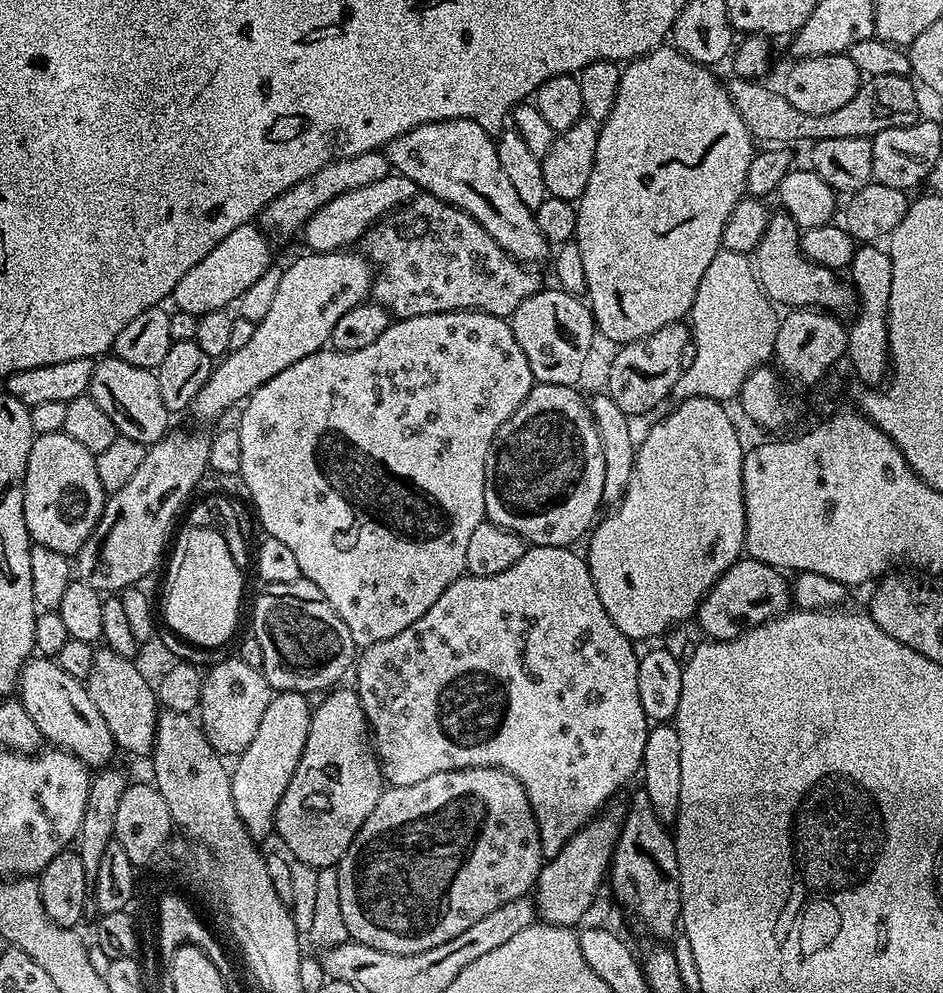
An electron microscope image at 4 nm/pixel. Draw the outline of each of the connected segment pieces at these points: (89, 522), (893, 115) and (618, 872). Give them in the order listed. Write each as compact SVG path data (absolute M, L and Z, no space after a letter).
M64 431L36 436L24 479L24 517L35 543L71 557L84 545L104 509L106 493L98 482L96 457Z
M898 74L869 76L861 83L860 88L854 94L854 98L850 98L850 102L846 102L846 106L821 116L818 114L806 114L802 110L798 110L798 106L793 106L784 97L783 91L776 90L776 92L771 92L762 83L764 82L761 82L759 79L732 78L732 81L727 81L726 84L728 97L732 99L732 105L738 110L742 122L746 122L749 132L752 133L757 141L768 140L764 142L775 142L780 146L791 145L791 140L815 142L817 140L825 140L826 138L854 138L855 136L871 138L887 128L900 128L903 124L913 123L914 117L917 115L917 113L915 114L917 85L908 76L899 76Z
M639 798L624 812L619 827L619 836L612 851L610 865L610 882L612 878L612 892L616 900L649 932L656 936L657 941L668 942L672 935L677 935L678 925L681 923L680 914L680 874L676 867L676 841L669 825L660 821L658 814L650 806L646 798Z

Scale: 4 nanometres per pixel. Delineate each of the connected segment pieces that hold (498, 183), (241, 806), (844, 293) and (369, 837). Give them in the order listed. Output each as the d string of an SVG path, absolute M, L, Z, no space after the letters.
M439 120L423 124L394 138L382 151L393 173L410 178L417 189L470 214L506 254L521 264L536 266L550 252L548 239L538 230L535 211L522 203L502 171L493 133L482 130L476 120Z
M276 692L270 706L266 706L266 714L262 714L254 742L240 753L236 768L234 764L231 769L234 810L238 810L238 818L242 818L246 830L257 842L263 841L263 836L273 835L278 802L286 794L286 786L290 786L290 778L294 778L294 770L302 758L313 713L308 700L302 692Z
M783 210L773 211L768 217L762 238L754 253L754 267L760 286L768 299L777 305L793 308L819 308L833 314L843 313L843 308L853 307L854 289L851 283L839 280L831 268L807 260L800 249L802 232L791 216Z
M459 768L449 772L439 772L422 782L414 782L414 786L388 786L378 798L378 806L362 822L358 834L350 842L346 854L338 865L338 894L342 902L343 931L348 932L357 944L365 944L374 950L386 950L390 954L418 954L422 950L430 950L434 946L442 946L442 942L450 942L450 938L458 938L462 930L474 926L478 918L486 918L498 906L510 902L514 898L533 891L542 865L540 851L540 835L536 819L532 813L530 802L526 798L526 790L514 774L501 768Z

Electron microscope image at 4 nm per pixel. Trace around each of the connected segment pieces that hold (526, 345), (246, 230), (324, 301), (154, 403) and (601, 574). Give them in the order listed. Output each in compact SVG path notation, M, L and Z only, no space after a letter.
M551 287L535 292L512 312L512 333L518 338L518 346L522 346L522 354L526 354L526 362L530 362L533 381L576 386L579 385L582 362L598 329L592 319L592 309L579 295Z
M255 223L238 226L238 230L222 238L222 242L218 242L218 246L214 246L214 250L210 250L210 254L206 254L206 258L198 262L198 266L190 266L190 270L182 274L182 282L178 282L178 286L174 286L172 291L171 303L176 303L175 307L179 311L189 312L197 318L205 316L208 312L227 309L231 300L232 303L239 301L241 294L250 290L250 286L254 286L254 282L258 282L258 278L262 278L262 274L266 274L266 270L273 267L272 248L268 245L267 239L269 240L269 237Z
M356 250L339 252L309 251L282 271L282 282L274 293L274 303L266 318L256 325L250 342L242 350L231 350L213 367L210 378L194 398L190 415L202 423L216 420L227 408L239 405L274 374L294 366L302 358L321 351L331 341L334 325L346 310L369 299L374 279L374 265Z
M115 354L105 355L96 364L90 394L94 402L98 402L103 412L114 421L119 435L134 438L134 442L142 442L146 446L151 446L169 431L170 414L166 406L162 406L158 378L151 368L130 366L130 362L122 362Z
M692 397L689 400L677 403L648 433L644 436L644 441L639 441L634 458L634 470L630 474L630 482L626 486L624 495L620 497L616 508L604 521L591 529L588 540L588 552L586 559L588 569L592 575L594 586L598 590L598 598L602 598L602 606L606 606L606 614L626 634L633 642L639 640L652 640L655 636L663 634L667 628L672 628L675 624L680 624L683 620L691 621L695 617L697 608L704 600L705 594L730 570L730 566L741 559L745 551L744 546L744 491L742 490L742 462L746 451L745 445L740 445L740 436L736 433L736 428L732 425L732 420L728 417L728 412L723 403L719 400L711 400L708 397Z

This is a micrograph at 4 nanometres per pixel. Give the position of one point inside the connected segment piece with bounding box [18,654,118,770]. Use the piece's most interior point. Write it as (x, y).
(61, 708)

